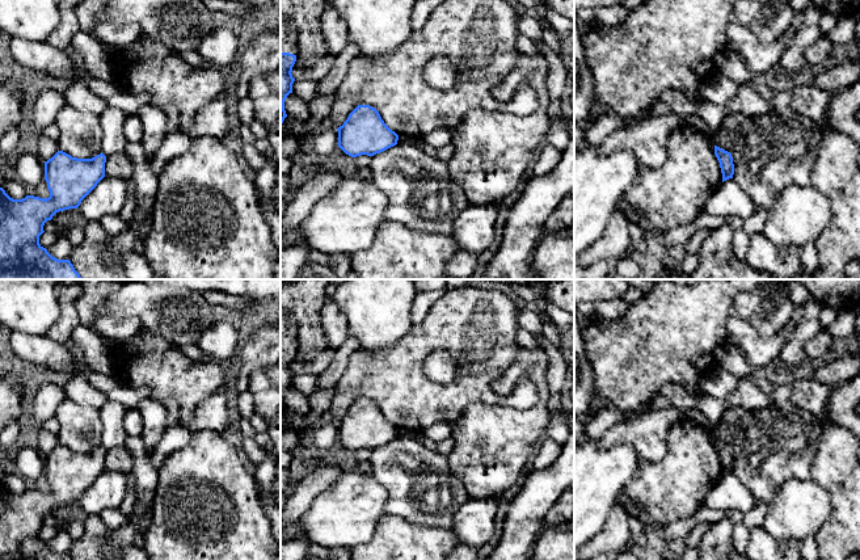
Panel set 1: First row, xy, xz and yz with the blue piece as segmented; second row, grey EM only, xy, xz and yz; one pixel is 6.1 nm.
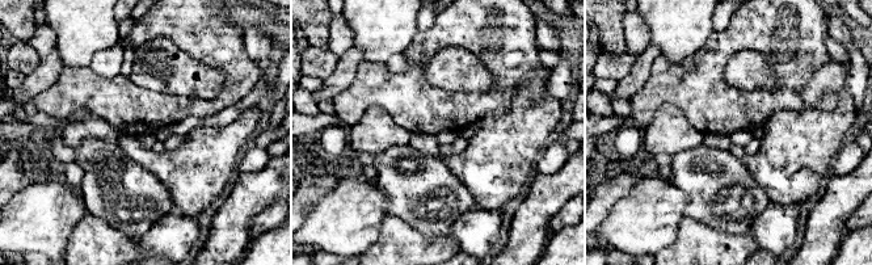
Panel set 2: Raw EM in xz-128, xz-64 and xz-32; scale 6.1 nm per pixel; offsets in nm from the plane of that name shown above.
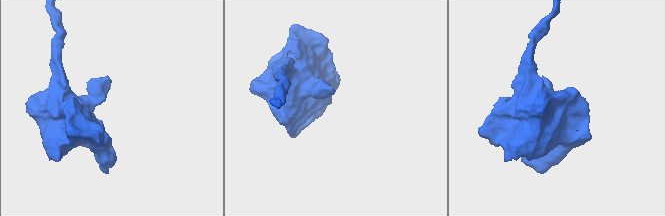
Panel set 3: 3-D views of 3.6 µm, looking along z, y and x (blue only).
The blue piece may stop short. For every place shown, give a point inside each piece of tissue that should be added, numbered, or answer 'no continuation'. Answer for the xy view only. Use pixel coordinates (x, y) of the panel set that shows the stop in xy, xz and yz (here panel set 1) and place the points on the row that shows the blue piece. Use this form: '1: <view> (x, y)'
no continuation

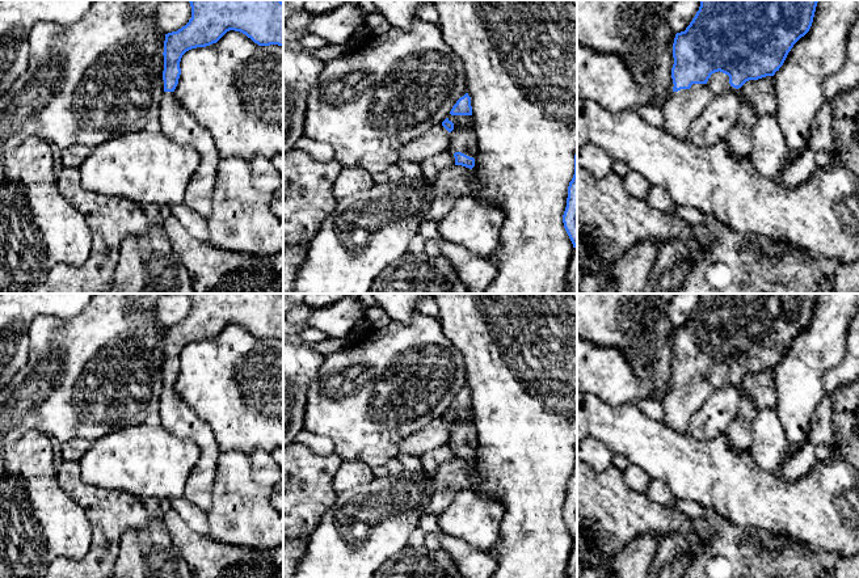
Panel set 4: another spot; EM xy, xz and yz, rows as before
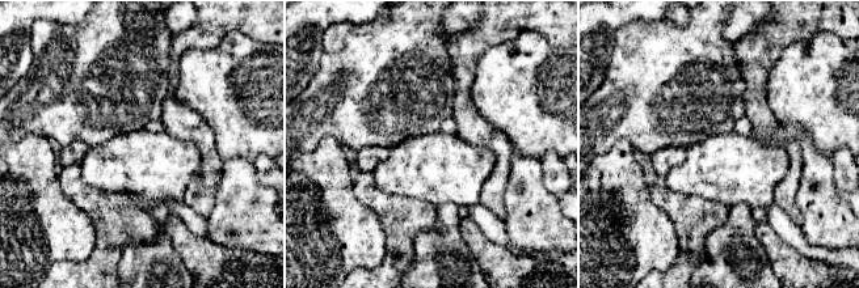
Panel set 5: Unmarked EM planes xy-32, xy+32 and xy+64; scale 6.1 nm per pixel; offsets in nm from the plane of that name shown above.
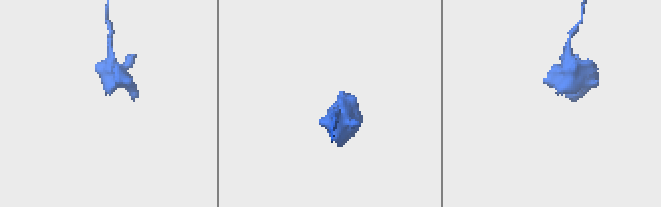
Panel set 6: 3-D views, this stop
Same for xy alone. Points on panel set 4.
1: xy (177, 123)

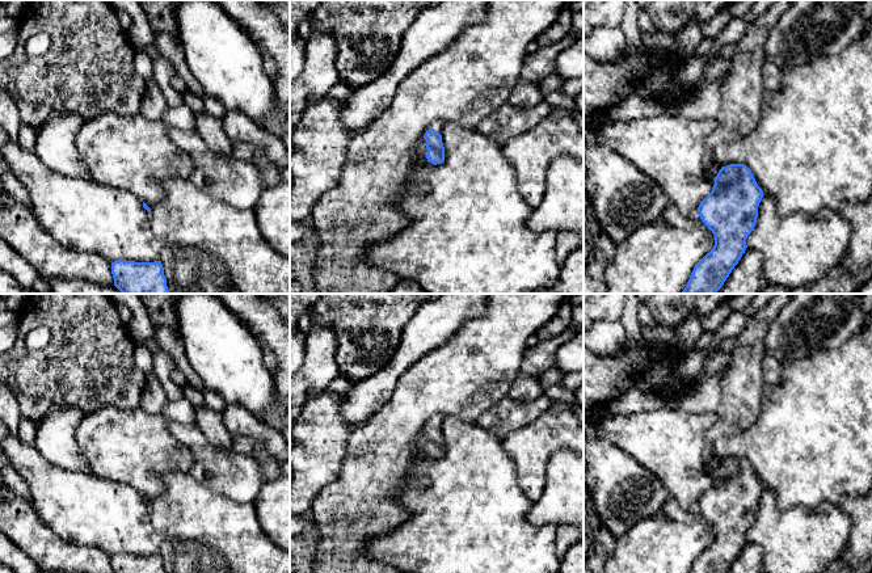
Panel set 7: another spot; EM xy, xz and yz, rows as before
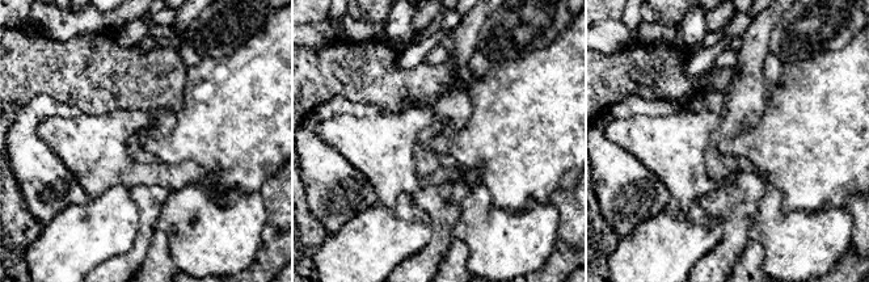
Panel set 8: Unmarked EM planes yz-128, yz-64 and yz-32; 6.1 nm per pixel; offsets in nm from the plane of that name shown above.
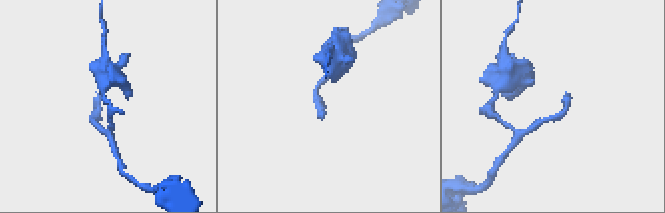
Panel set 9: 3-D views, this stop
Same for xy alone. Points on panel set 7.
no continuation

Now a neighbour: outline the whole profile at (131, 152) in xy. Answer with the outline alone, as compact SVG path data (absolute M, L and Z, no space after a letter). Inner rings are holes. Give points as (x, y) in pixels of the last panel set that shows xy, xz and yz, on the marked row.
M104 111L98 115L89 115L79 130L75 143L93 181L125 189L149 208L153 208L164 197L163 180L189 180L194 170L190 155L172 142L169 126L163 121L149 121L140 113L122 115Z

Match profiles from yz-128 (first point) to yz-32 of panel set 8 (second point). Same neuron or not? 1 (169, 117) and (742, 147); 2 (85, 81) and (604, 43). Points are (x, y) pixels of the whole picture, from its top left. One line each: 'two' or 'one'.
1: two
2: two

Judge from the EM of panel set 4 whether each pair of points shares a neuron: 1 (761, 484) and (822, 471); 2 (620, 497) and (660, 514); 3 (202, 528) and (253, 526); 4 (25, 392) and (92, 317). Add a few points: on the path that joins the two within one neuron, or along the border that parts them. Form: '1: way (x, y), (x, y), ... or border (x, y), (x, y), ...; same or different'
1: way (777, 488), (807, 486); same
2: way (630, 506), (638, 514), (651, 514); same
3: border (206, 513), (211, 535); different
4: way (43, 374), (54, 363), (57, 354), (75, 336); same

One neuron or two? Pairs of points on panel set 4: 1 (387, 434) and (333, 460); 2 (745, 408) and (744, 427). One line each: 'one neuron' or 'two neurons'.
1: two neurons
2: one neuron

